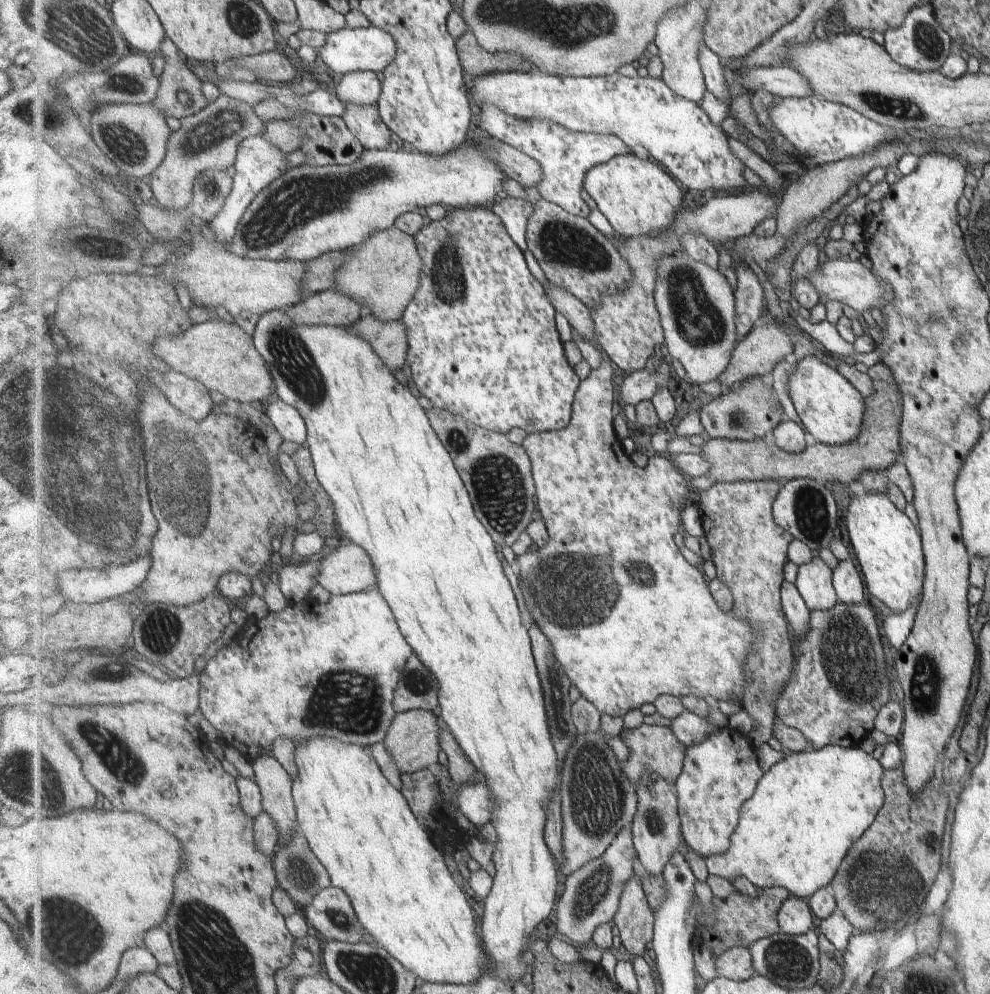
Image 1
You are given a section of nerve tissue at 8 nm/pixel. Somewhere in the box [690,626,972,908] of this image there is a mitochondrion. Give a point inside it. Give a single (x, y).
(926, 685)

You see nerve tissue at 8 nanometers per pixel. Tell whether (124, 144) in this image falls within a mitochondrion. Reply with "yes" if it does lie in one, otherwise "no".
yes

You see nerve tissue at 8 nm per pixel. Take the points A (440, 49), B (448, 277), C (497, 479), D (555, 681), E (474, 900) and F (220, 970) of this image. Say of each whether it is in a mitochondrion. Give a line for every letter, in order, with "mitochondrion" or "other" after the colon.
A: other
B: mitochondrion
C: mitochondrion
D: mitochondrion
E: other
F: mitochondrion

